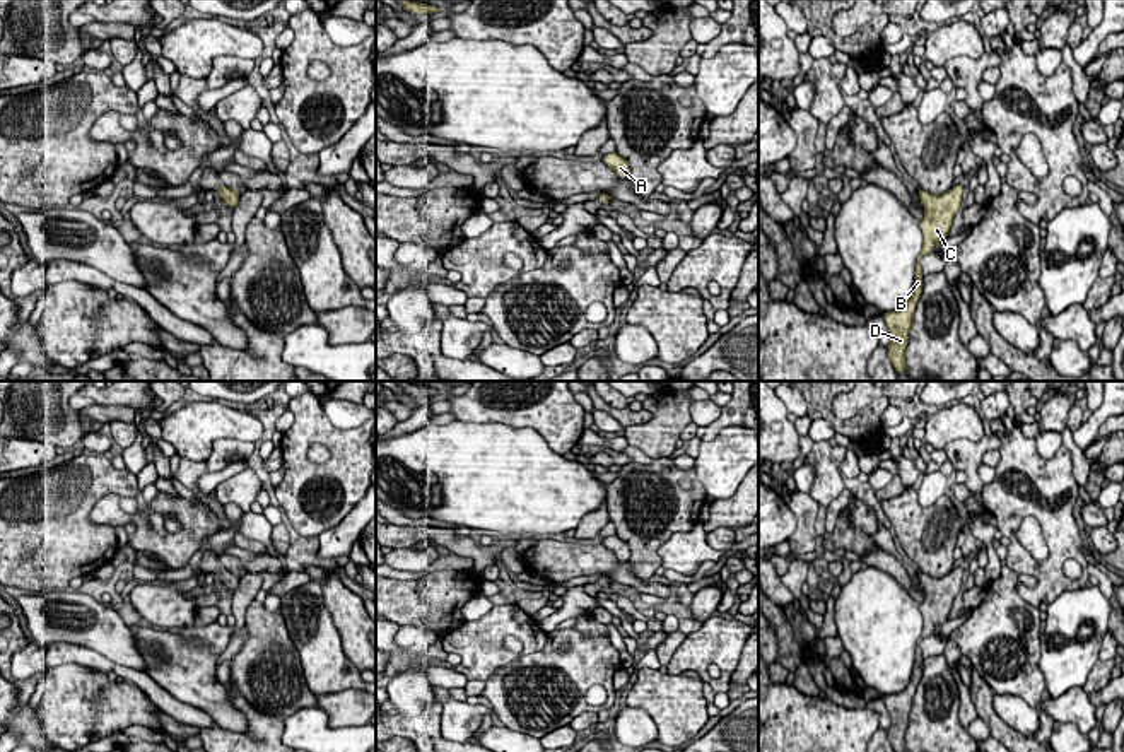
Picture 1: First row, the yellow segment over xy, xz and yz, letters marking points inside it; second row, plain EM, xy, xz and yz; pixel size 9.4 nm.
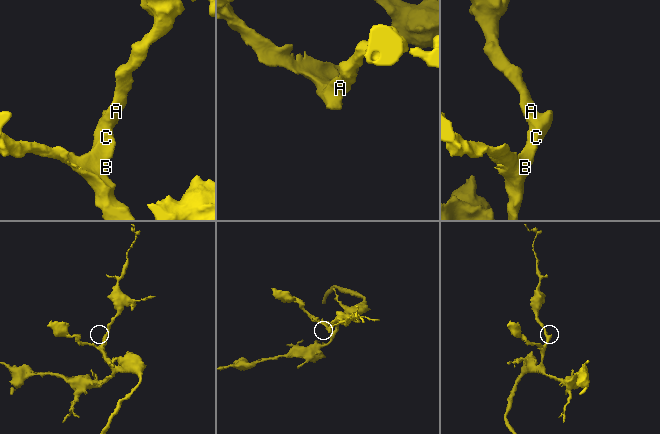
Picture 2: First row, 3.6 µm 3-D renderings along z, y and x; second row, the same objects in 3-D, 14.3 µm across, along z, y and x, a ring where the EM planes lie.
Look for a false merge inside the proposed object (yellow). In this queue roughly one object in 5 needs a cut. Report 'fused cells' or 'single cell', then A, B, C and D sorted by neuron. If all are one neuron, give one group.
single cell | A B C D

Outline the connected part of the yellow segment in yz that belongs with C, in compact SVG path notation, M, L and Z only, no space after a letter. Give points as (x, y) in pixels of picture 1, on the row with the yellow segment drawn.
M957 185L943 195L928 193L919 186L919 200L924 207L924 217L921 220L922 231L922 250L916 263L916 280L909 303L897 311L885 311L883 320L890 332L890 344L887 347L888 359L895 367L897 374L905 371L905 349L909 345L909 333L912 328L912 318L916 313L917 301L922 296L922 267L921 260L934 251L934 244L948 238L953 224L953 217L960 210L963 186Z

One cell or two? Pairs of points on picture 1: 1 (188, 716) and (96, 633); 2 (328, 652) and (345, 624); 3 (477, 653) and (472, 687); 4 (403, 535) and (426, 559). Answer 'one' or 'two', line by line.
1: two
2: two
3: two
4: two

